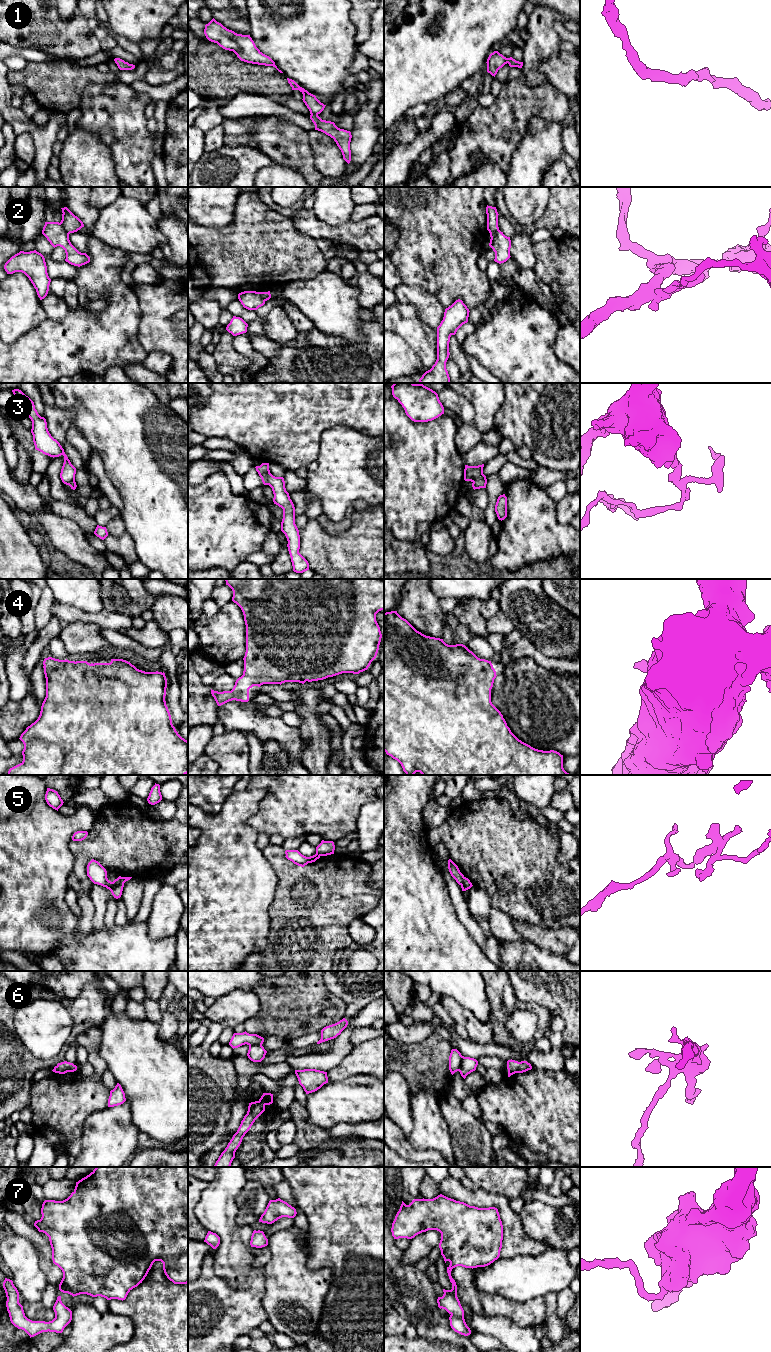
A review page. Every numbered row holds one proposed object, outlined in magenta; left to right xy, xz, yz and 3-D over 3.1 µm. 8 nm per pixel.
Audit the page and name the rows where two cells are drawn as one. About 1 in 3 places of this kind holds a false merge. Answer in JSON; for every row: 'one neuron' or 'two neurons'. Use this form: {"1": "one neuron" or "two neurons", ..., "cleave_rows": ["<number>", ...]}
{"1": "one neuron", "2": "two neurons", "3": "two neurons", "4": "one neuron", "5": "two neurons", "6": "one neuron", "7": "one neuron", "cleave_rows": ["2", "3", "5"]}

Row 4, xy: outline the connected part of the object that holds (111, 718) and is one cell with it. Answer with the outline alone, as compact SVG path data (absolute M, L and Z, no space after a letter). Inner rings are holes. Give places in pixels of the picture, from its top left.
M52 657L43 661L46 678L46 697L38 719L26 728L20 740L24 744L23 761L10 768L7 775L186 775L188 773L188 741L182 738L172 724L165 696L167 679L163 672L145 672L123 659L110 663L59 660Z

